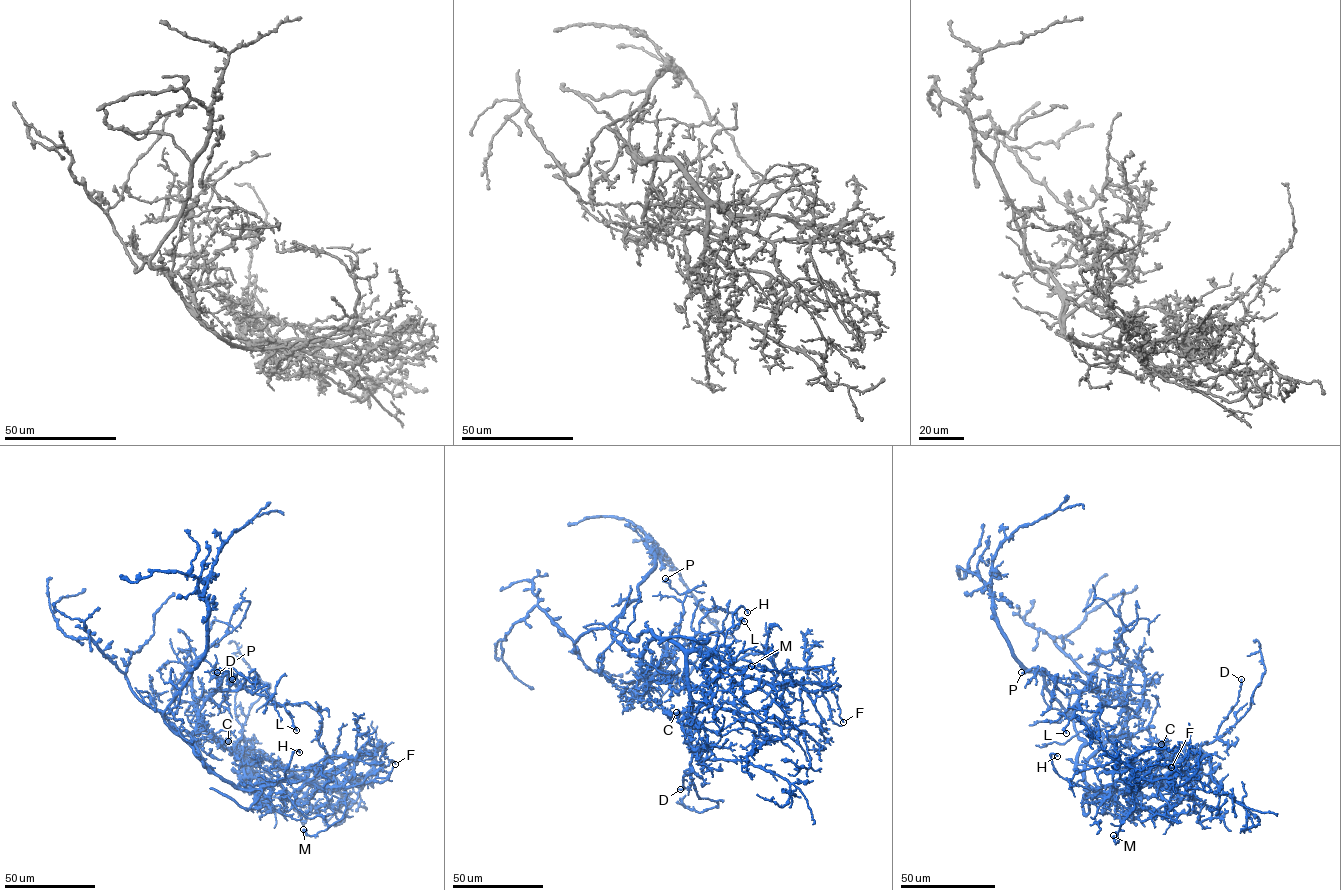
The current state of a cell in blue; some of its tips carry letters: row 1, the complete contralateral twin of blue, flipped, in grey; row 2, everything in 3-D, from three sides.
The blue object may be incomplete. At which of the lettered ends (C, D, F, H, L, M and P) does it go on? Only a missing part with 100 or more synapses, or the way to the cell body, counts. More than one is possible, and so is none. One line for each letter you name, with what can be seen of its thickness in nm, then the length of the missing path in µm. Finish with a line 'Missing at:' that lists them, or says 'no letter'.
Missing at: no letter

